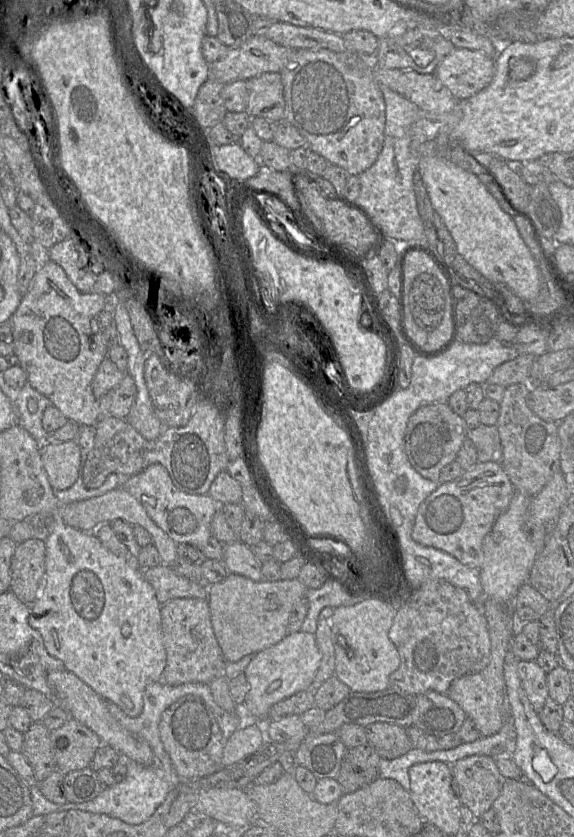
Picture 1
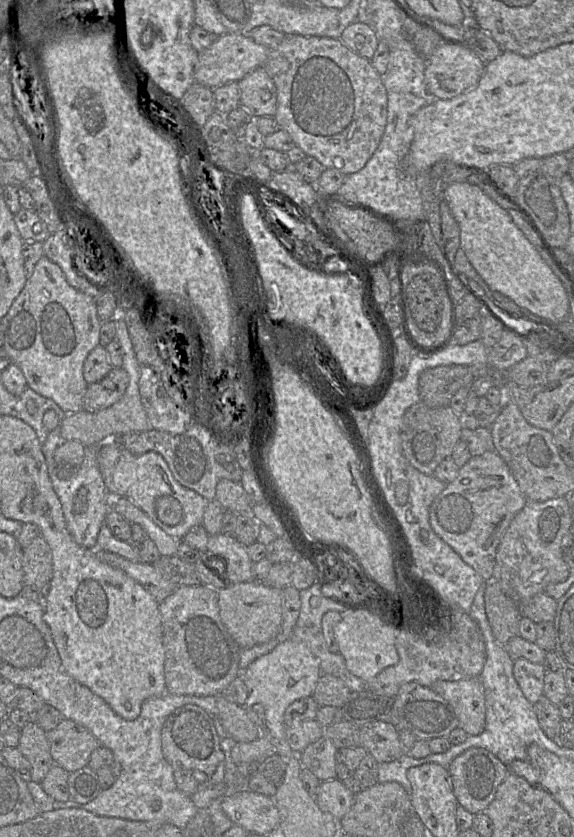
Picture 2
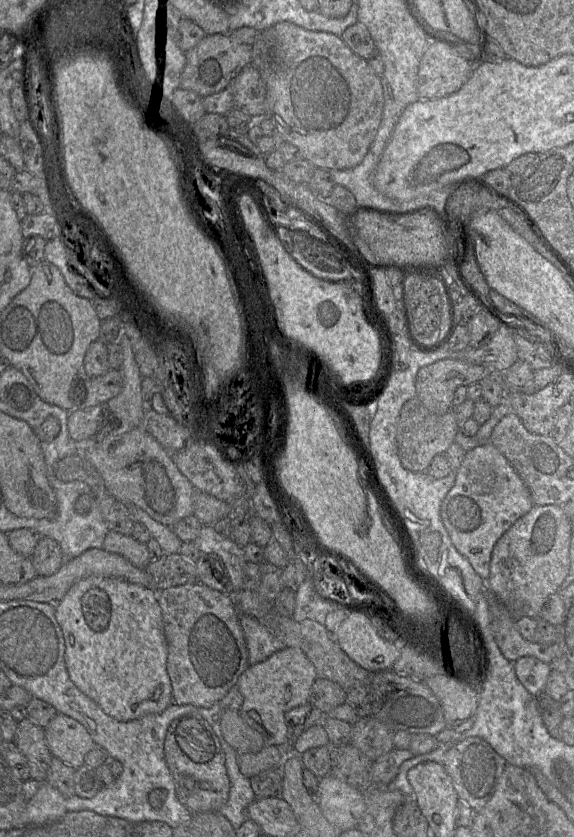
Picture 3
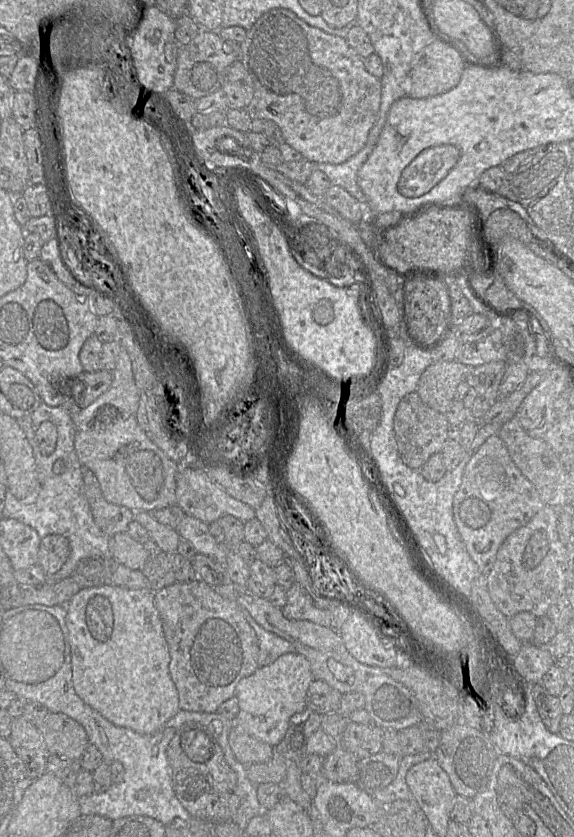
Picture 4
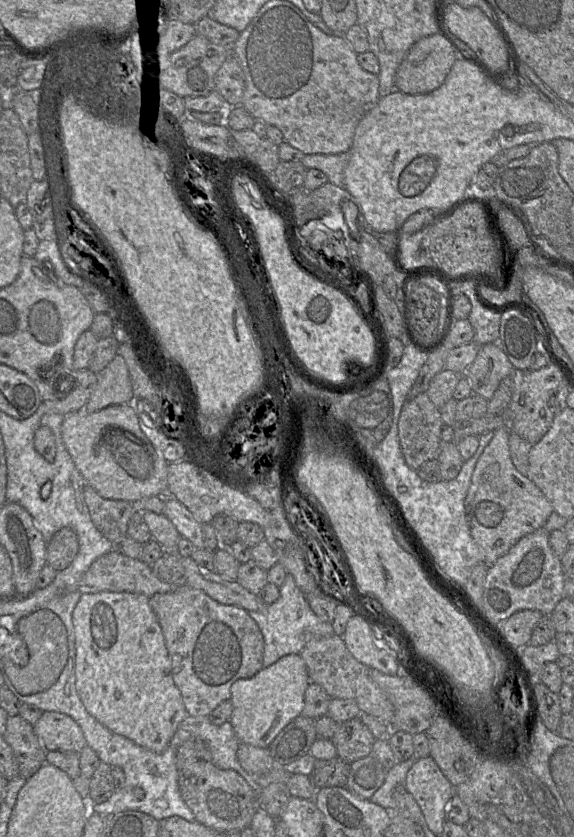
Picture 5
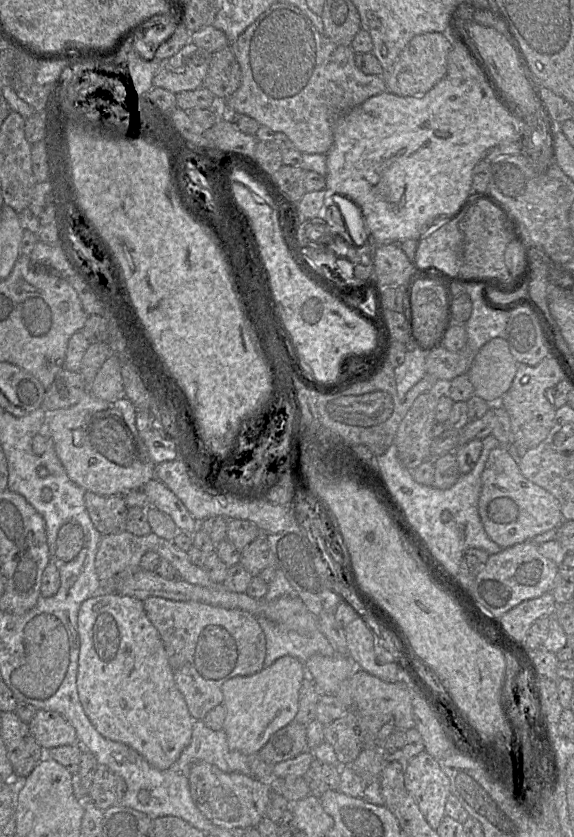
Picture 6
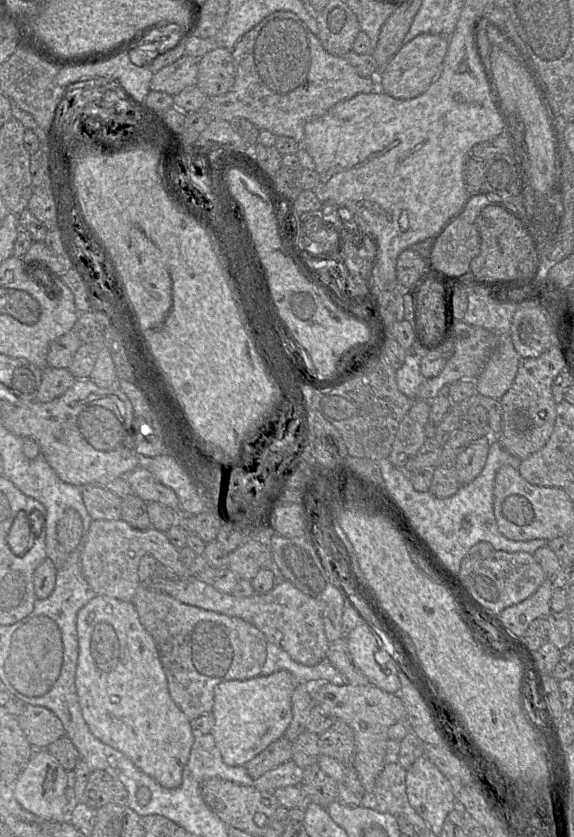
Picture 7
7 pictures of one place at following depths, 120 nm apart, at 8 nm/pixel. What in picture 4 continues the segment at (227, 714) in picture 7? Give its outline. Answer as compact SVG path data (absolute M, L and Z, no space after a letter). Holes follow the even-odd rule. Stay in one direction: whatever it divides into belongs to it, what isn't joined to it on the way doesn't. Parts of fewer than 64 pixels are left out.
M297 652L281 655L273 663L258 668L252 675L239 681L235 689L235 696L239 703L239 713L233 724L256 739L272 747L277 746L287 732L290 718L306 708L307 693L313 680L310 663L303 655Z

